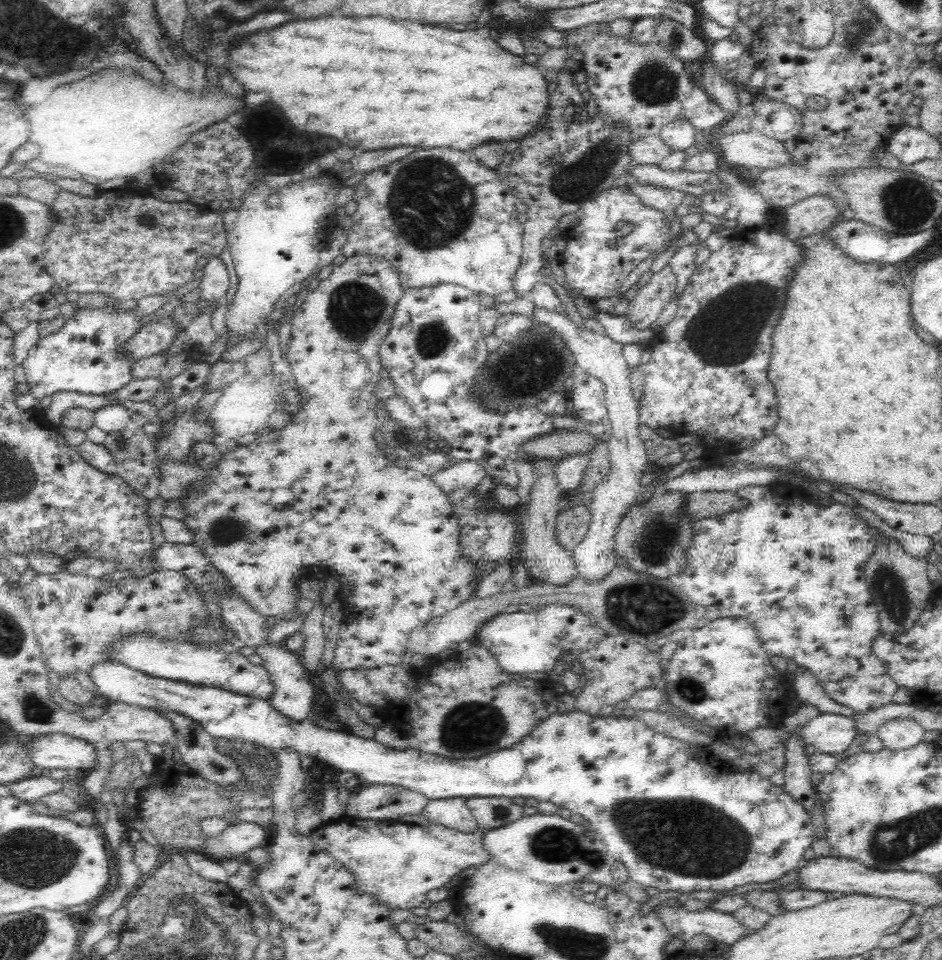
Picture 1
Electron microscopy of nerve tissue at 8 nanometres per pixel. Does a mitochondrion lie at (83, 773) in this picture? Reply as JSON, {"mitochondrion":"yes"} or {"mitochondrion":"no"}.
{"mitochondrion":"no"}

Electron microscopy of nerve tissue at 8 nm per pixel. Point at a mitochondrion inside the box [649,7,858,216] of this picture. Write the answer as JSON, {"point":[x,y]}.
{"point":[675,38]}

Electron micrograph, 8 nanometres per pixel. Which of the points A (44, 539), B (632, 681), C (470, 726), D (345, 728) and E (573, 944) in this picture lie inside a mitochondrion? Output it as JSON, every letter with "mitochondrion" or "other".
{"A":"other","B":"other","C":"mitochondrion","D":"other","E":"mitochondrion"}

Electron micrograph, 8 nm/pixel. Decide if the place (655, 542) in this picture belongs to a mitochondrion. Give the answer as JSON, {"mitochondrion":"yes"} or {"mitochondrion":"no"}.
{"mitochondrion":"yes"}

